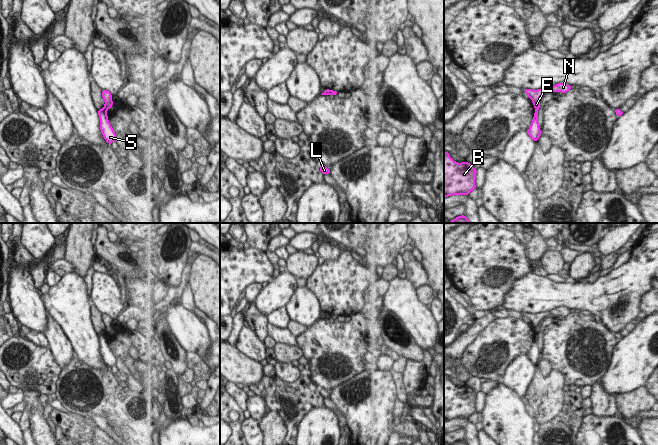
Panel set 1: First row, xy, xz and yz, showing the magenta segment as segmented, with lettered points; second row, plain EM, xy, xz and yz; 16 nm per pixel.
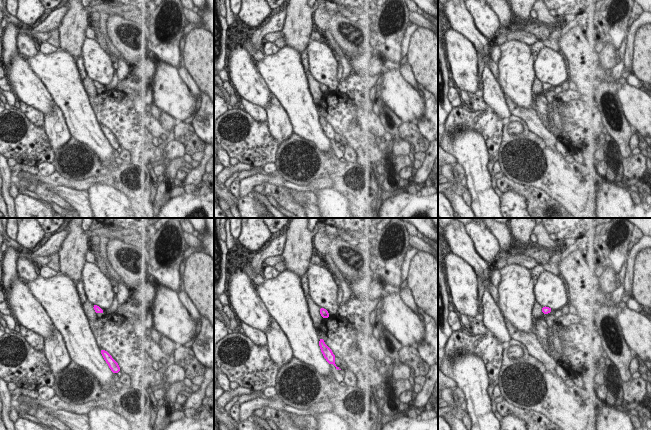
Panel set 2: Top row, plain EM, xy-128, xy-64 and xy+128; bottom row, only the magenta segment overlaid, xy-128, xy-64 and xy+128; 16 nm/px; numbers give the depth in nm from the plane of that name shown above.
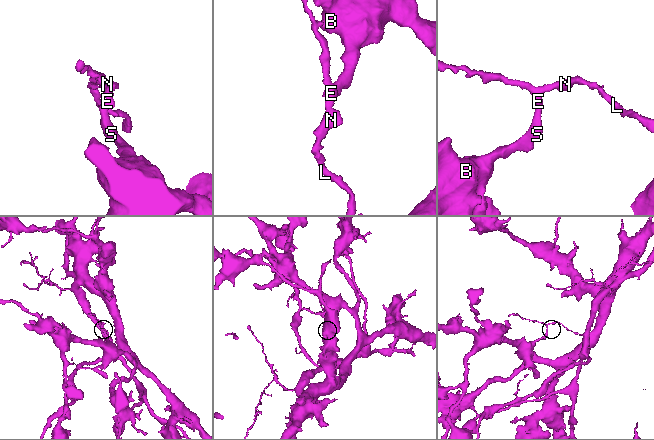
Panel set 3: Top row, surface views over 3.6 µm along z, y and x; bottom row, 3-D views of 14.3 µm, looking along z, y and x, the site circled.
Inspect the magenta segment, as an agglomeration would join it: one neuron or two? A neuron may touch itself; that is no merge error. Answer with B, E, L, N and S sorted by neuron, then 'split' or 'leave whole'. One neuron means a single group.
B S / E L N; split

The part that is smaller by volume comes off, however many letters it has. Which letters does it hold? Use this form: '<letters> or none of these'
E, L, N

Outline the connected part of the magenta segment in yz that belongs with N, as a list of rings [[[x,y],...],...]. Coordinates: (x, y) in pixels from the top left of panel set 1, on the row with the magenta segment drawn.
[[[559,83],[559,84],[552,86],[551,88],[545,88],[545,89],[542,88],[539,90],[531,90],[531,89],[524,89],[524,90],[525,90],[525,93],[528,95],[528,97],[532,99],[535,109],[539,109],[540,108],[539,99],[543,94],[549,93],[550,91],[554,91],[555,93],[556,92],[566,93],[571,88],[572,87],[566,83]]]

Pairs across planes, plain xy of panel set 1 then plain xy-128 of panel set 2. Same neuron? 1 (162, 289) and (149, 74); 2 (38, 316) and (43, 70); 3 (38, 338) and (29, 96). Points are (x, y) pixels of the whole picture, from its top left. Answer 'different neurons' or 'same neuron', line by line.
1: same neuron
2: different neurons
3: different neurons

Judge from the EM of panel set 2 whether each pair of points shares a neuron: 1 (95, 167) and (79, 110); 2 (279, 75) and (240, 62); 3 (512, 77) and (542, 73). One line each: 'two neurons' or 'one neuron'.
1: two neurons
2: two neurons
3: two neurons

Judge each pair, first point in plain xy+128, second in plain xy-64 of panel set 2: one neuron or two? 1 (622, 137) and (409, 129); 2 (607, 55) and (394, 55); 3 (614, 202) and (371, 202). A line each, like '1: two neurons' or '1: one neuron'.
1: two neurons
2: two neurons
3: two neurons

